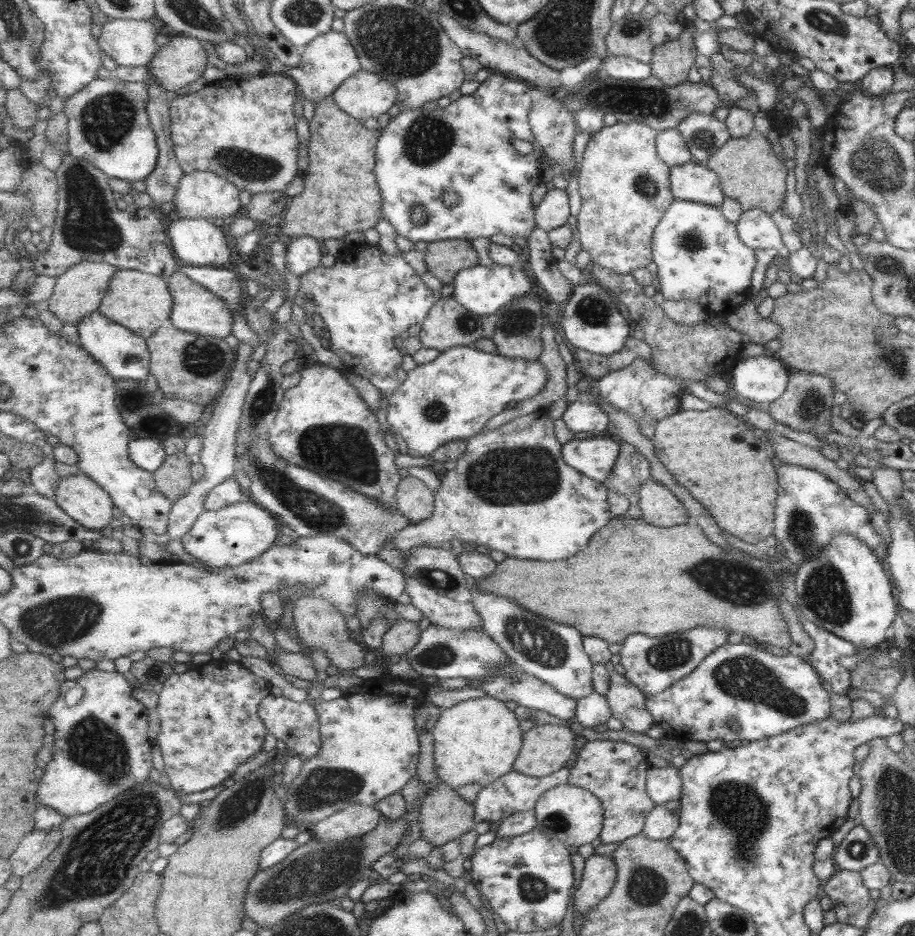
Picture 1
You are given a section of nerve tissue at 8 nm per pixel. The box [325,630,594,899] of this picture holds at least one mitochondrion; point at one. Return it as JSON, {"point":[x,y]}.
{"point":[436,655]}

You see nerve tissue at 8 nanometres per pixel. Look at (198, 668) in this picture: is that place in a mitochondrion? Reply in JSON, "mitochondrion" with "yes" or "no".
{"mitochondrion":"no"}

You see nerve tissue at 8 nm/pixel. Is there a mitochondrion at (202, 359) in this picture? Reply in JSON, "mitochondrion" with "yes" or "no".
{"mitochondrion":"yes"}

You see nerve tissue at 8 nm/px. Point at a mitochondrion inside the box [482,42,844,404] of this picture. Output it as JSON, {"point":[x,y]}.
{"point":[651,103]}

